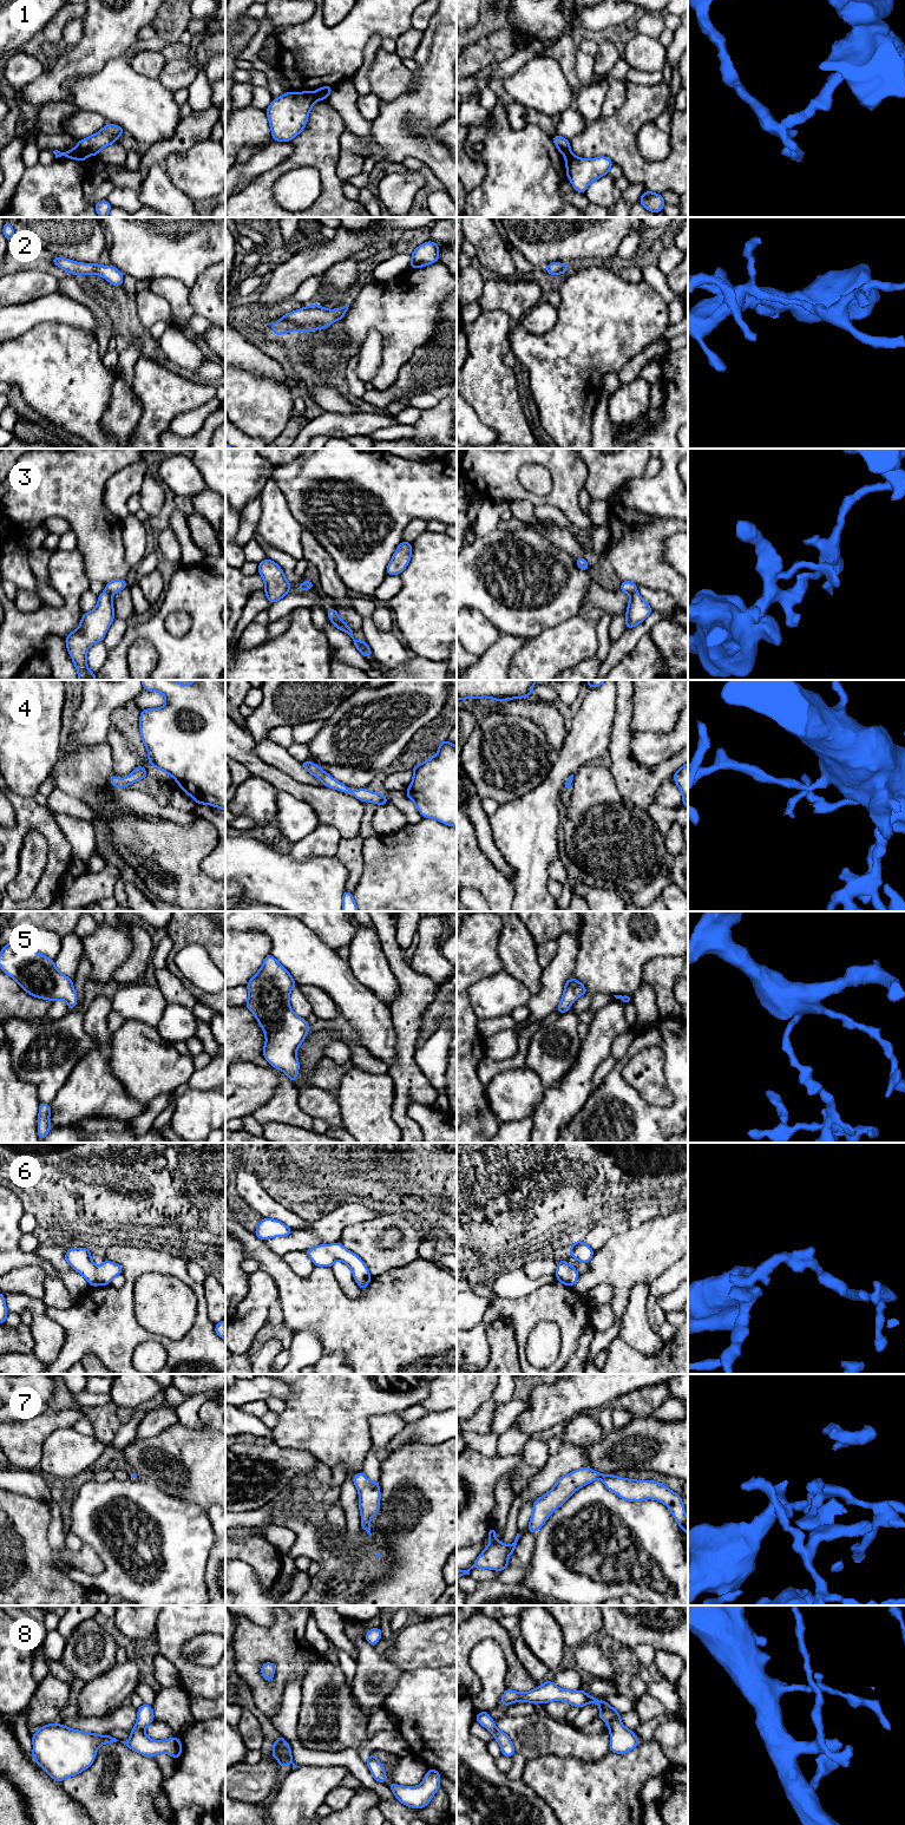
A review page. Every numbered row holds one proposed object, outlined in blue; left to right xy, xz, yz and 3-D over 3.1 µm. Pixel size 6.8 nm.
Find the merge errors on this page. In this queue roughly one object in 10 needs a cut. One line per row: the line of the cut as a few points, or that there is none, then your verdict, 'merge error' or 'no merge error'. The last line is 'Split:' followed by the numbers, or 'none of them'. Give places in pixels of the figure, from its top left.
1: cut xy (77, 145), (86, 156); merge error
2: cut none; no merge error
3: cut xy (105, 590), (111, 594); merge error
4: cut none; no merge error
5: cut none; no merge error
6: cut none; no merge error
7: cut none; no merge error
8: cut none; no merge error
Split: 1, 3

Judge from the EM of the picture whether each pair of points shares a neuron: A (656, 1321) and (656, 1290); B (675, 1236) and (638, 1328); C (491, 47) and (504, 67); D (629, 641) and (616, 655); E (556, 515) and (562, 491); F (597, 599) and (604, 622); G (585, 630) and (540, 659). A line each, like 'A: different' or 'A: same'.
A: different
B: different
C: different
D: same
E: different
F: different
G: same

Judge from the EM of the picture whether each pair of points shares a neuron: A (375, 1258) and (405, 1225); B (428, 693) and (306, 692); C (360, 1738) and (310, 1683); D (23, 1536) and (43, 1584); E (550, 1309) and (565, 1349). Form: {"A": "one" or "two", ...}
{"A": "one", "B": "two", "C": "one", "D": "one", "E": "one"}

